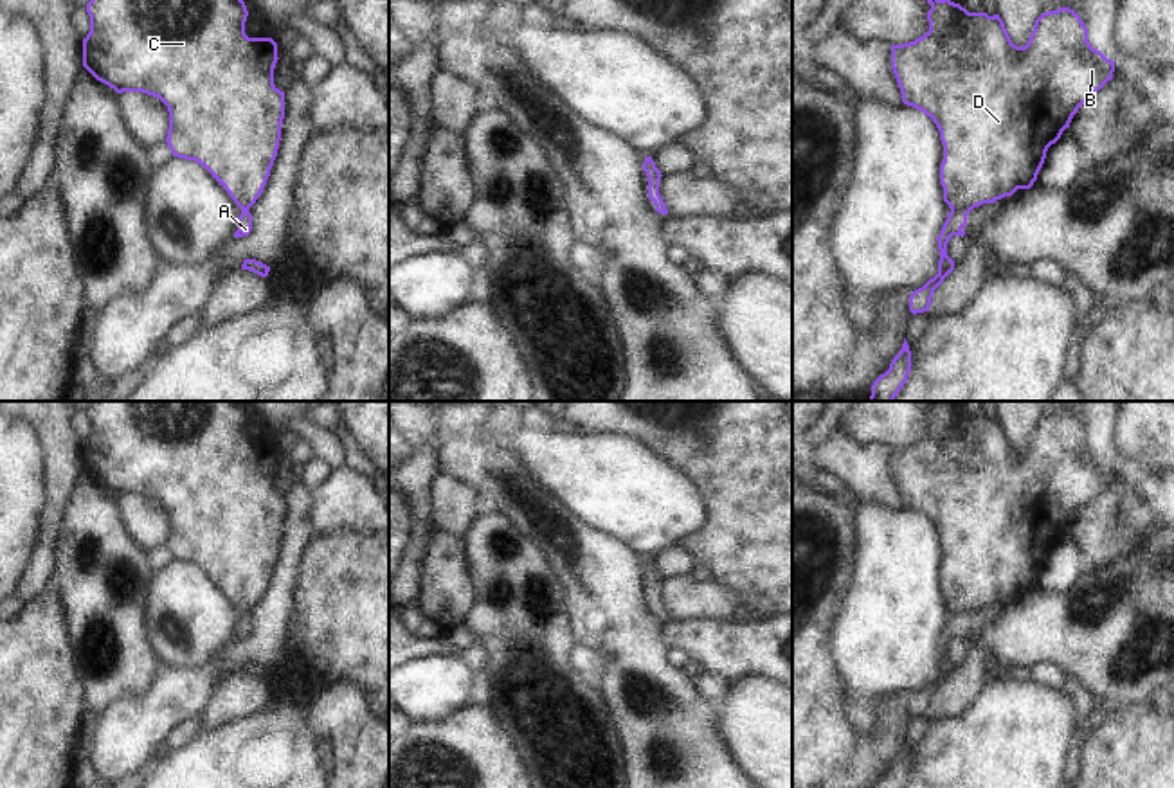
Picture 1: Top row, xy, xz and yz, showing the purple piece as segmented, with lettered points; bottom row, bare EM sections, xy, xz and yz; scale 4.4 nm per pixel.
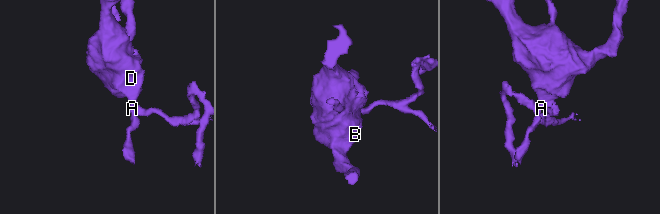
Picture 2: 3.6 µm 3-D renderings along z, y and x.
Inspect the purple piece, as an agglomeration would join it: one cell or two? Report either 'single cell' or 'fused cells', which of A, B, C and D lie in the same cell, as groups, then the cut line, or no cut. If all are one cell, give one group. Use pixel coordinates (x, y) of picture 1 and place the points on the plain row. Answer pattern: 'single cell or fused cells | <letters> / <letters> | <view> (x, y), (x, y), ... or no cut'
fused cells | A / B C D | yz (973, 610), (951, 614)

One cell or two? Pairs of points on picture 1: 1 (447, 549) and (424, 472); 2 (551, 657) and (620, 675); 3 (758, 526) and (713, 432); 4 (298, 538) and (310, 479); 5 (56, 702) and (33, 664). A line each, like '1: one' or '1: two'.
1: two
2: two
3: one
4: two
5: one

